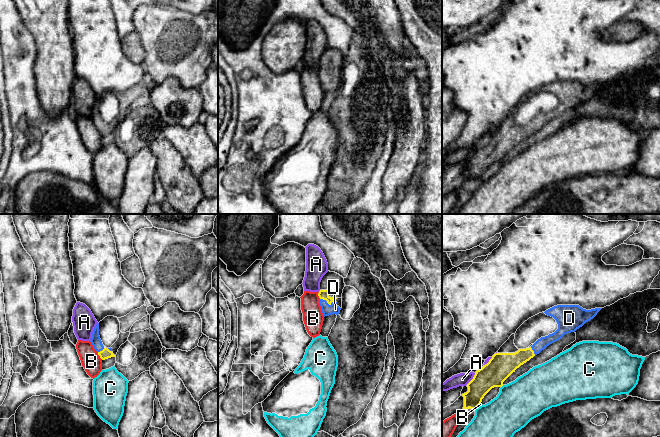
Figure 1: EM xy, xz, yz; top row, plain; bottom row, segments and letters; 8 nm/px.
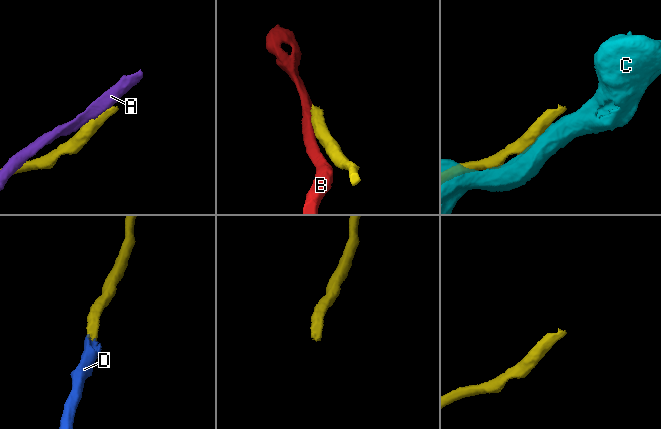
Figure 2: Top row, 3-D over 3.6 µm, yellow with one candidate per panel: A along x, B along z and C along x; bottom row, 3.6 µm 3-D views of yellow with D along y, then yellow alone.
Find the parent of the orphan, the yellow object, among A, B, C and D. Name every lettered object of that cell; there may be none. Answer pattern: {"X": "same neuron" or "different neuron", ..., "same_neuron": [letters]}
{"A": "different neuron", "B": "different neuron", "C": "different neuron", "D": "same neuron", "same_neuron": ["D"]}

